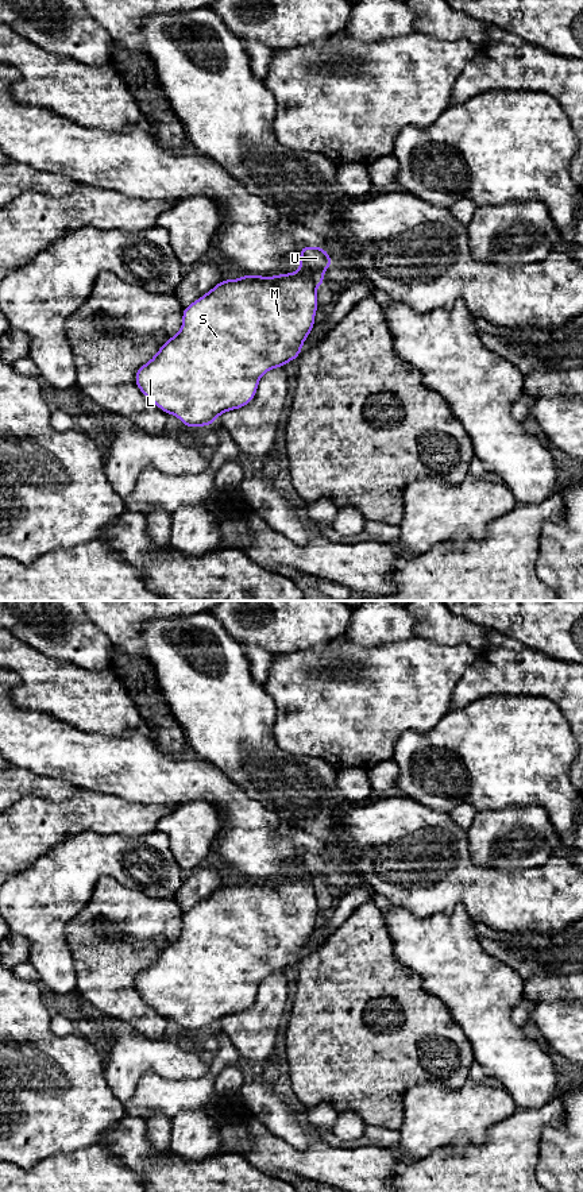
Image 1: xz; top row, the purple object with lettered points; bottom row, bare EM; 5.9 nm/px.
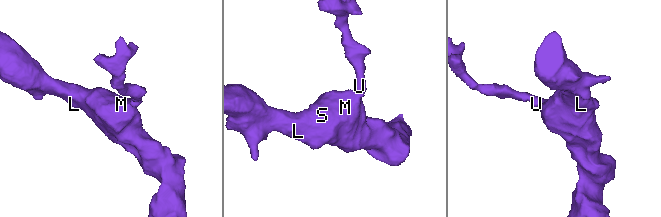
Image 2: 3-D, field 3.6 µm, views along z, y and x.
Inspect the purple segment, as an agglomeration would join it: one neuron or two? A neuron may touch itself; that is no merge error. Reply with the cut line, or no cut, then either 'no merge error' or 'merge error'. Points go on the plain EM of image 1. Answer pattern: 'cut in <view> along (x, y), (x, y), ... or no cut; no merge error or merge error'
cut in xz along (301, 871), (316, 890); merge error

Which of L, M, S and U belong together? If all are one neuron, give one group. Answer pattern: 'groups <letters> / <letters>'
groups L M S / U

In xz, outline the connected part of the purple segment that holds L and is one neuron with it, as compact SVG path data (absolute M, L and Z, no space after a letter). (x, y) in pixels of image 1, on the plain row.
M300 872L296 877L274 882L247 880L220 886L182 917L181 936L167 944L148 968L135 979L135 988L150 1006L167 1019L177 1021L184 1031L197 1033L213 1029L223 1017L247 1011L256 999L260 981L298 964L302 948L314 931L318 914L313 882Z

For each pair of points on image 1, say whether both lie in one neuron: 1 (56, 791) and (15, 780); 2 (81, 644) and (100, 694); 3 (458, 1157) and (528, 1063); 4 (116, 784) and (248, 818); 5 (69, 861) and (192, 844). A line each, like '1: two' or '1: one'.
1: one
2: two
3: two
4: one
5: two

